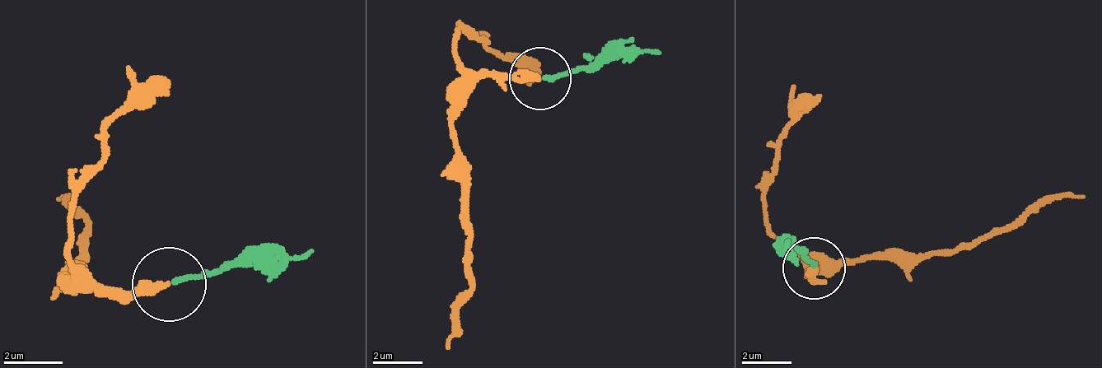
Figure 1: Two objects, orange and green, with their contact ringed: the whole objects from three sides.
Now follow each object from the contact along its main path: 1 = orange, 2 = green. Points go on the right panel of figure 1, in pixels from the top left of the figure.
1: (812, 269), (812, 276), (862, 257), (961, 251), (1011, 232), (1048, 201), (1085, 195)
2: (812, 269), (787, 239)

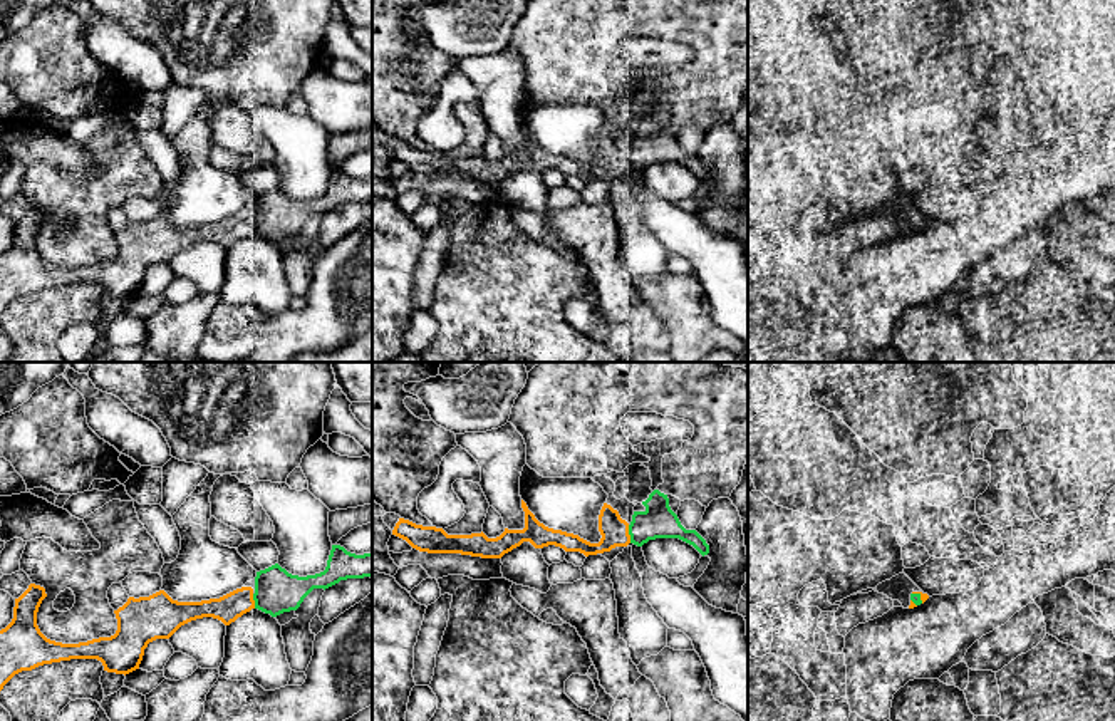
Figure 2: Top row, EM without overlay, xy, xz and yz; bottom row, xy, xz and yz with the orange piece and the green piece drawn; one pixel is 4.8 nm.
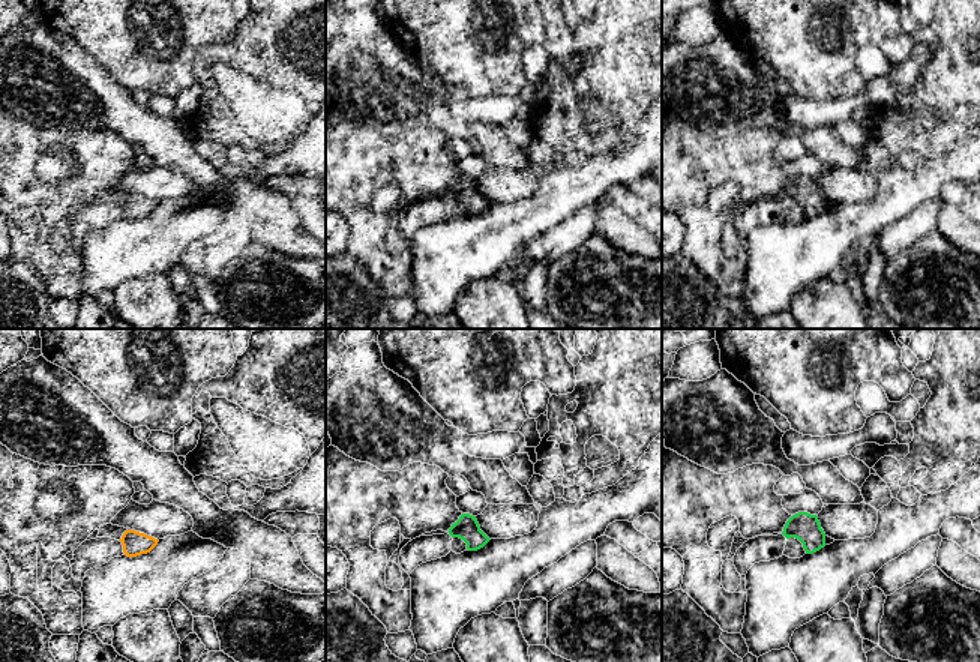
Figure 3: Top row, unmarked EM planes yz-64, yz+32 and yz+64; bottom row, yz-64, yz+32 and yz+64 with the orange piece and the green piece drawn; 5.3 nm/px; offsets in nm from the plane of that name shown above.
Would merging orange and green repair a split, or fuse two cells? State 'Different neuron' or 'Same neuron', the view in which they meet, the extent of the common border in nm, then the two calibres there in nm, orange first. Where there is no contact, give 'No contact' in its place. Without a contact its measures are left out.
Same neuron. Touches orange in xz. Shared border 90 nm. Thickness 140 nm (orange) against 160 nm

